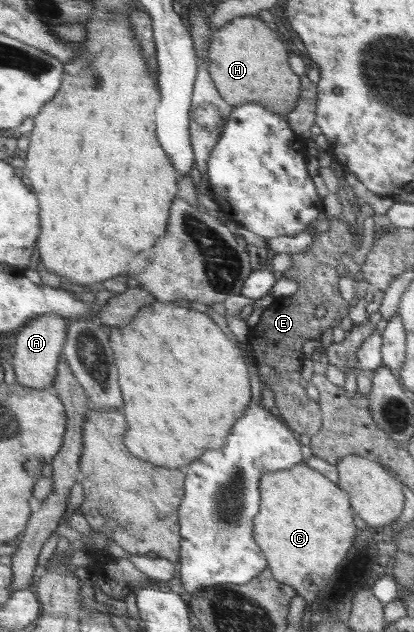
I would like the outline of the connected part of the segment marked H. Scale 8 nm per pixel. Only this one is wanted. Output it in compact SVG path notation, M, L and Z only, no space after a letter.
M258 16L235 18L216 30L211 36L208 61L211 80L231 106L256 102L287 115L299 100L301 80L289 68L289 50Z

